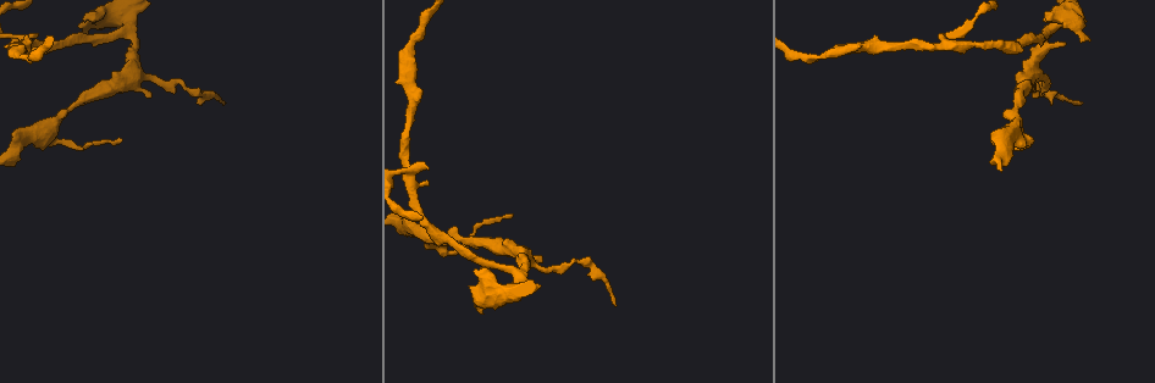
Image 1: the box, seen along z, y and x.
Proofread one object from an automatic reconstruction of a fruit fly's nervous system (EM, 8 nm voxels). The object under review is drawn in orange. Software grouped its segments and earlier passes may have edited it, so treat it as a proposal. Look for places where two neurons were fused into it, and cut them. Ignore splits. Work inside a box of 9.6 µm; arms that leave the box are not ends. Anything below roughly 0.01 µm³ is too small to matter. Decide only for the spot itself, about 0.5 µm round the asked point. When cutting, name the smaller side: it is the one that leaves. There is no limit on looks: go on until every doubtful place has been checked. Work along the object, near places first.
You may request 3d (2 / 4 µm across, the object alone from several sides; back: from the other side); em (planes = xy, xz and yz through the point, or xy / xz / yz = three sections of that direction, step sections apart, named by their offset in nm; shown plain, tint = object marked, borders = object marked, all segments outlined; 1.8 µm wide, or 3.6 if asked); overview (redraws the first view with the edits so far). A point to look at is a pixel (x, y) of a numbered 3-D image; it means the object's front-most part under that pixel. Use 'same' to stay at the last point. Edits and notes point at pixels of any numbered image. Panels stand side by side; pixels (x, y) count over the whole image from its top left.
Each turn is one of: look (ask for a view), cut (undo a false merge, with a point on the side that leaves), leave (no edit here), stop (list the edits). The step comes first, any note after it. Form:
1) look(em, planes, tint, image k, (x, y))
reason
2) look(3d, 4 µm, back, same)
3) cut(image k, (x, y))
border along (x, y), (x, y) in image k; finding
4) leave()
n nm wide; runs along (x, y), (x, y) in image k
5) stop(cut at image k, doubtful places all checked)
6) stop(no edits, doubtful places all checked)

look(3d, 2 µm, image 1, (944, 43))

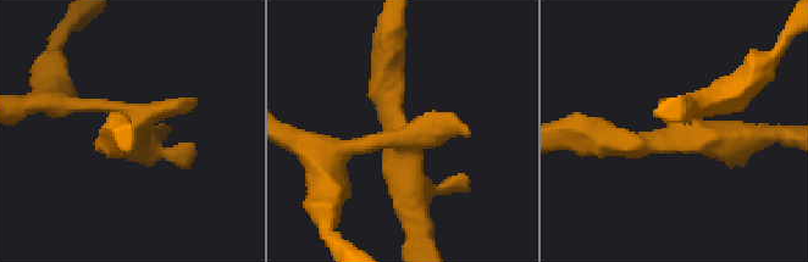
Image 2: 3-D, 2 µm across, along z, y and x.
look(em, planes, borders, image 2, (686, 134))
now the EM

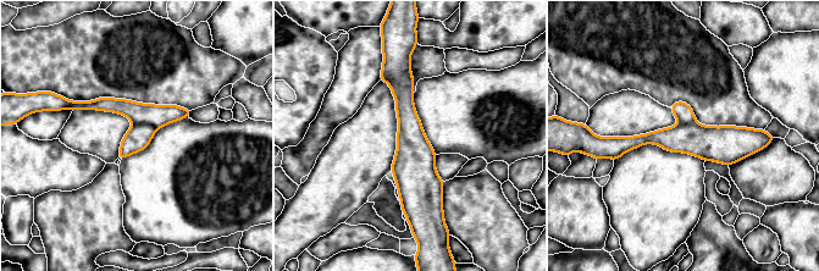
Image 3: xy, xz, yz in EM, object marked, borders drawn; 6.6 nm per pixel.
cut(image 3, (158, 116))
200 nm wide; the part that leaves runs along (71, 106), (186, 114) in image 3; a second neuron is stuck on

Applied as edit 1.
look(overview)

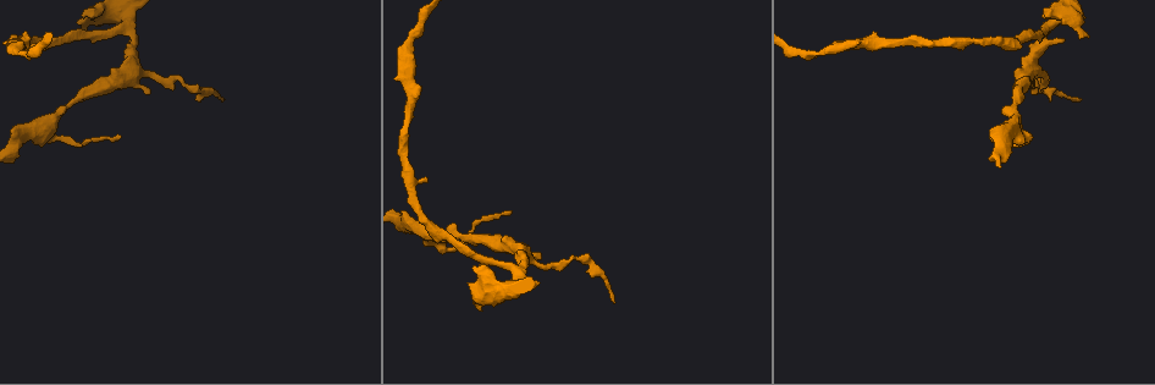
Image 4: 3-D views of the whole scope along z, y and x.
look(em, yz, step 8, tint, image 4, (1011, 132))
three-way junction

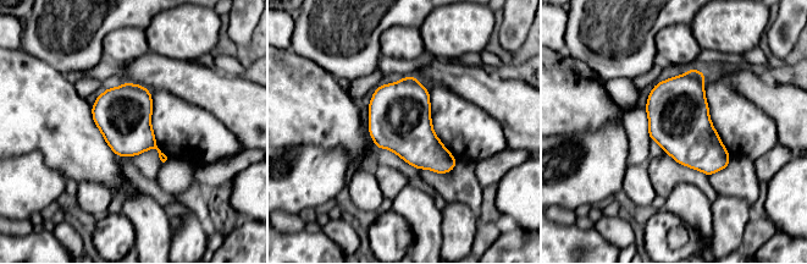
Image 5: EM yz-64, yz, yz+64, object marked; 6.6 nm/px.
look(em, planes, borders, same)
cut it another way

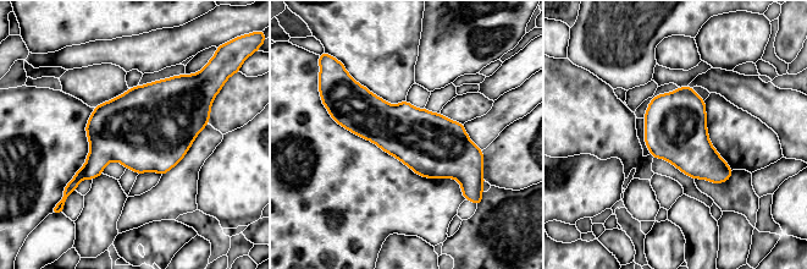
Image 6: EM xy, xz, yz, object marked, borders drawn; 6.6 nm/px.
leave()
one neuron here

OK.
look(em, xz, step 8, tint, image 4, (1048, 25))
sudden change in width

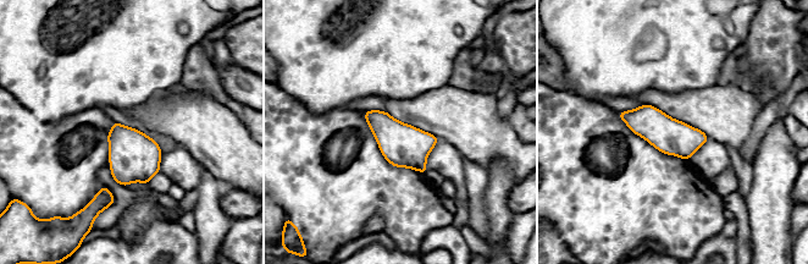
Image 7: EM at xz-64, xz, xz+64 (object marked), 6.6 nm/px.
look(em, planes, tint, same)

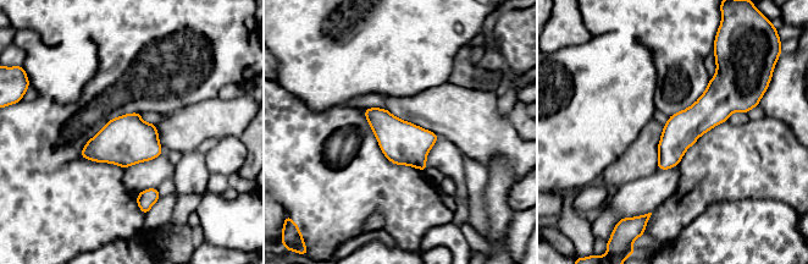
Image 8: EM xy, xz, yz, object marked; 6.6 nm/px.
leave()
runs along (742, 105), (712, 108), (660, 166) in image 8; one neuron here

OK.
stop(cut at image 3, doubtful places all checked)

